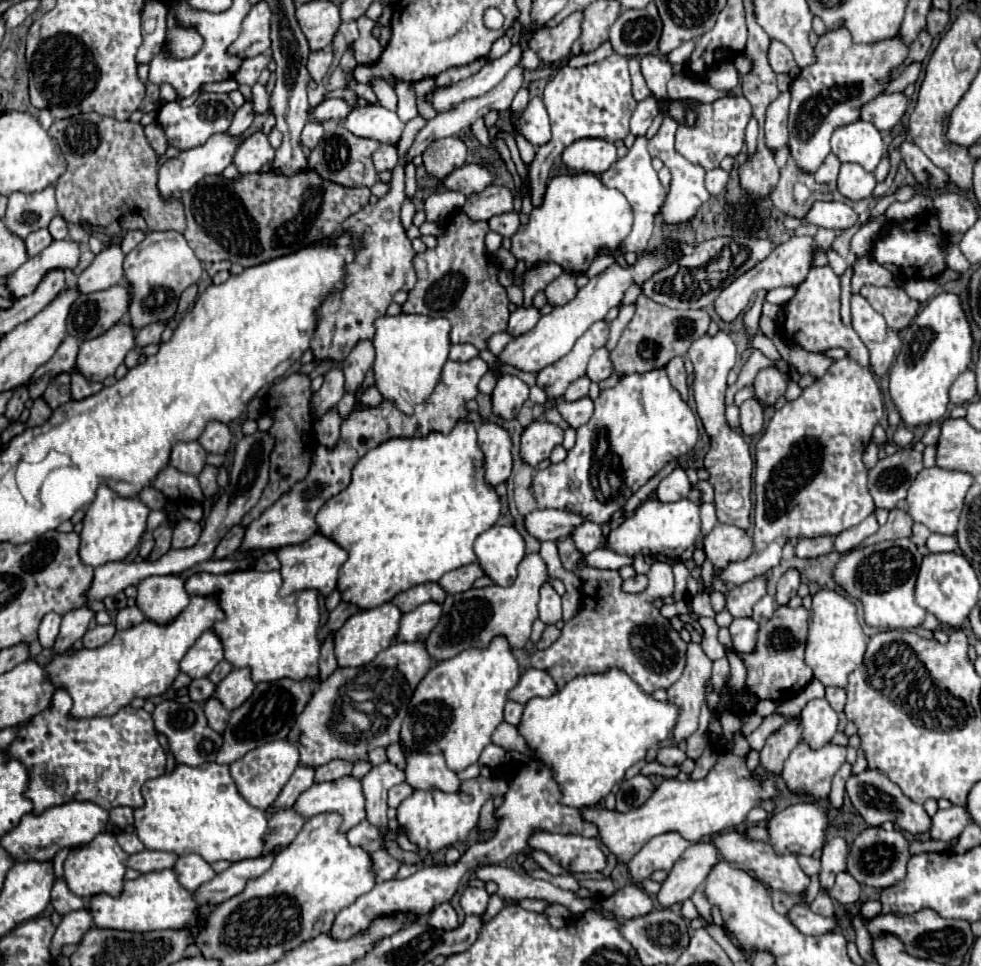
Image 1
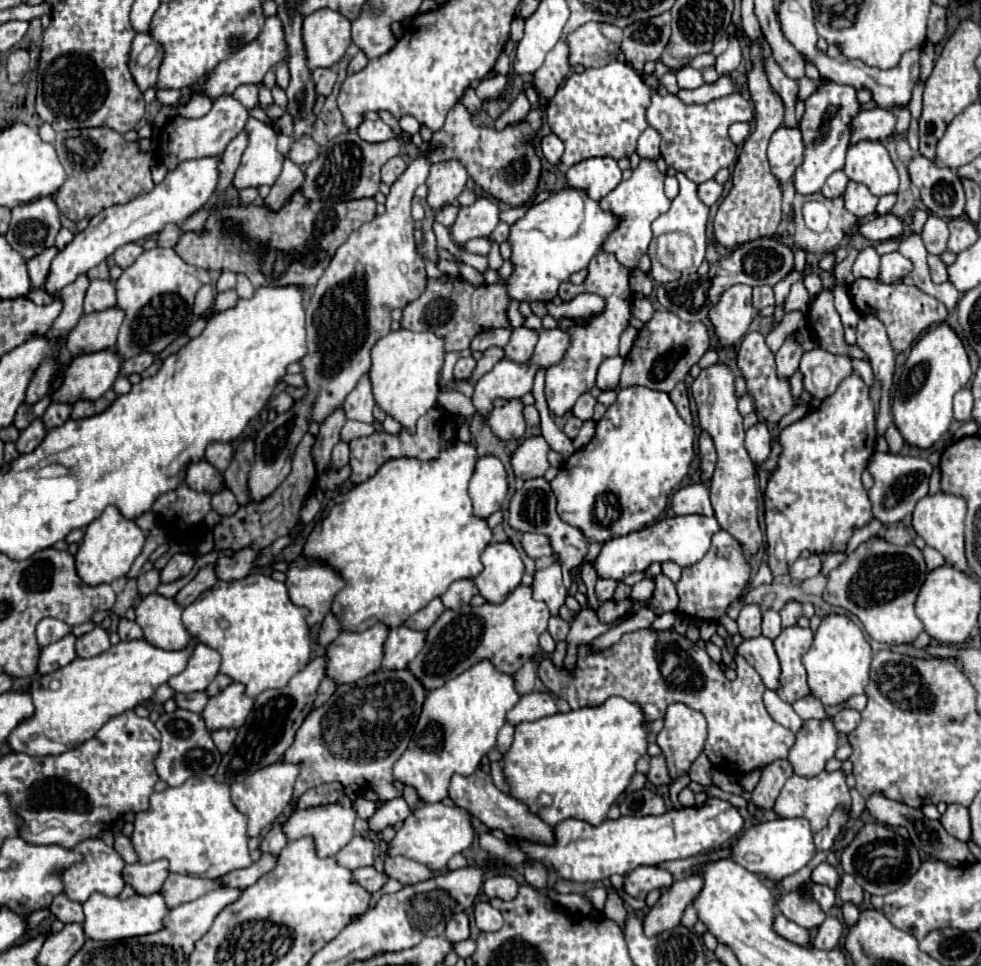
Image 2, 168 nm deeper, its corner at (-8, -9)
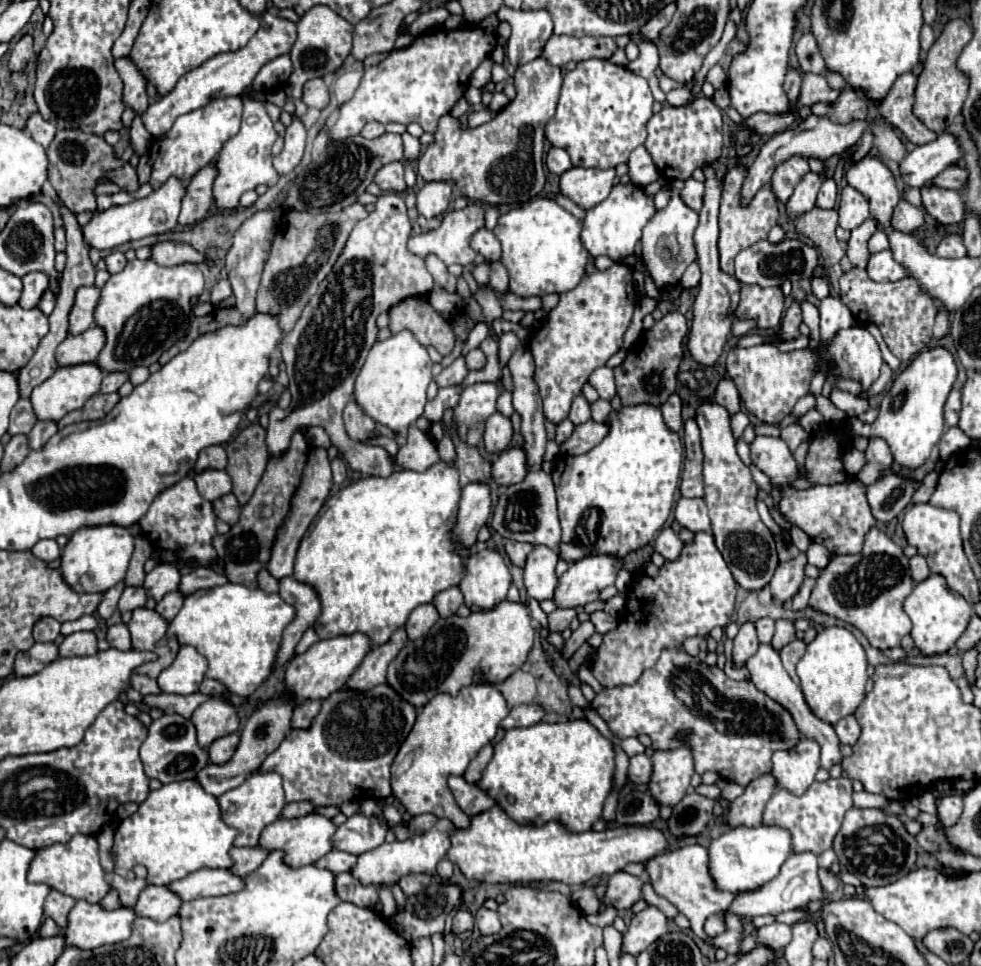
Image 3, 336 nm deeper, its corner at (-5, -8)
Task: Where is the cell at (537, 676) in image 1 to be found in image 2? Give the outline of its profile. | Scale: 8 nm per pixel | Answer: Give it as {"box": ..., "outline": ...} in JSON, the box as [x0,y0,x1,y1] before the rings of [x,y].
{"box":[507,691,557,725],"outline":[[[531,691],[519,699],[519,703],[507,713],[507,721],[511,725],[517,725],[521,721],[531,721],[531,719],[541,719],[547,715],[555,715],[557,705],[551,693],[545,691]]]}

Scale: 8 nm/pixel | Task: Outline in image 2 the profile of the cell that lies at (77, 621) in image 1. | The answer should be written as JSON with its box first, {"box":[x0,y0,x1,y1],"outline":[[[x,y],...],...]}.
{"box":[39,633,77,675],"outline":[[[69,633],[63,639],[59,639],[59,643],[53,643],[51,647],[43,649],[43,659],[39,661],[39,673],[47,675],[67,663],[71,663],[77,653],[75,653],[75,643],[77,643],[77,635]]]}

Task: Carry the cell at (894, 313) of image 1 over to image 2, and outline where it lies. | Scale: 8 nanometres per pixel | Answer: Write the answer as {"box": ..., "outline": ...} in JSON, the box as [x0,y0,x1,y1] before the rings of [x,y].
{"box":[847,279,947,353],"outline":[[[855,279],[853,285],[849,285],[847,293],[849,293],[849,297],[855,303],[859,313],[871,309],[885,323],[891,345],[897,353],[909,349],[911,343],[919,337],[919,333],[923,333],[927,327],[947,319],[947,307],[943,303],[925,295],[917,287],[909,287],[903,283],[883,285],[883,283],[871,283],[871,279]]]}

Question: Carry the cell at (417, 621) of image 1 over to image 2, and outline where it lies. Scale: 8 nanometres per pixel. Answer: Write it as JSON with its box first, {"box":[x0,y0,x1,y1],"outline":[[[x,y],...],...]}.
{"box":[381,625,427,669],"outline":[[[405,625],[391,629],[391,633],[385,641],[381,669],[407,667],[415,659],[415,655],[423,649],[425,639],[427,639],[427,631],[413,631]]]}

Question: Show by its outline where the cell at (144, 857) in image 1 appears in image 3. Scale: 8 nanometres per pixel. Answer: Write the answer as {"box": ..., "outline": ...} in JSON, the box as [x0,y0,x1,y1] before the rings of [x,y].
{"box":[106,866,146,908],"outline":[[[136,866],[134,872],[136,872],[136,878],[132,878],[132,880],[130,880],[130,878],[122,878],[122,876],[118,876],[116,872],[106,874],[108,886],[118,892],[118,898],[120,898],[122,906],[126,906],[126,908],[132,908],[132,906],[136,904],[138,894],[140,894],[140,892],[144,890],[144,886],[146,886],[146,870],[144,870],[142,866]]]}

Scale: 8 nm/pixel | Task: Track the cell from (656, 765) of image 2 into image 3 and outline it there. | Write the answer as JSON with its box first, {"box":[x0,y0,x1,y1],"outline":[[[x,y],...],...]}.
{"box":[628,754,652,784],"outline":[[[646,754],[630,756],[628,780],[634,784],[648,784],[650,776],[652,776],[652,760]]]}

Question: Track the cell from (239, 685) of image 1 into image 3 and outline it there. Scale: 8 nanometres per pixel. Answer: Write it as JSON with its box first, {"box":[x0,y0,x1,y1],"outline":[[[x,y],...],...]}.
{"box":[190,698,238,748],"outline":[[[210,698],[196,710],[196,714],[192,714],[190,720],[196,726],[198,744],[202,748],[208,748],[216,738],[238,730],[236,708],[224,698]]]}

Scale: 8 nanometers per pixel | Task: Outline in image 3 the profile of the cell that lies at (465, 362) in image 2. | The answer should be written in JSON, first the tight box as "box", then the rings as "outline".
{"box":[434,358,468,388],"outline":[[[456,358],[448,368],[444,368],[434,380],[438,384],[438,388],[446,388],[446,386],[454,386],[460,384],[464,378],[468,376],[468,368],[464,364],[464,358]]]}

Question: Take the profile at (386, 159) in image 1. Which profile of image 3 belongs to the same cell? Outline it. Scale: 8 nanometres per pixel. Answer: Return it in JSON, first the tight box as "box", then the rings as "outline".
{"box":[374,162,408,194],"outline":[[[390,162],[388,166],[382,166],[378,174],[374,176],[374,182],[380,186],[382,192],[396,192],[402,194],[408,190],[404,182],[404,166],[402,162]]]}

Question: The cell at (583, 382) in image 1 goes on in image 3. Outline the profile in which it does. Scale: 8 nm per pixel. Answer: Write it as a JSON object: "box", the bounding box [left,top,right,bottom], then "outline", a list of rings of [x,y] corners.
{"box":[568,394,590,424],"outline":[[[582,394],[574,398],[568,418],[570,418],[574,424],[584,424],[584,422],[590,420],[590,404],[588,404],[588,400],[586,400]]]}

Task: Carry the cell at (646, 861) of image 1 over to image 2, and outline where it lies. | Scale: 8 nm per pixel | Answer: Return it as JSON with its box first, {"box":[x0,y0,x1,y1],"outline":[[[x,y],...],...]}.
{"box":[623,865,673,899],"outline":[[[641,865],[629,875],[625,875],[623,881],[625,893],[637,899],[645,899],[647,893],[653,889],[667,889],[671,885],[673,885],[673,875],[657,865]]]}

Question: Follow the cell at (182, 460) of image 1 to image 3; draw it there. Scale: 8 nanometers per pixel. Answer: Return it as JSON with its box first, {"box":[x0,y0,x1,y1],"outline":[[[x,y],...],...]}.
{"box":[194,470,232,502],"outline":[[[204,470],[200,474],[194,474],[194,480],[198,484],[200,494],[210,502],[232,492],[232,480],[224,470]]]}

